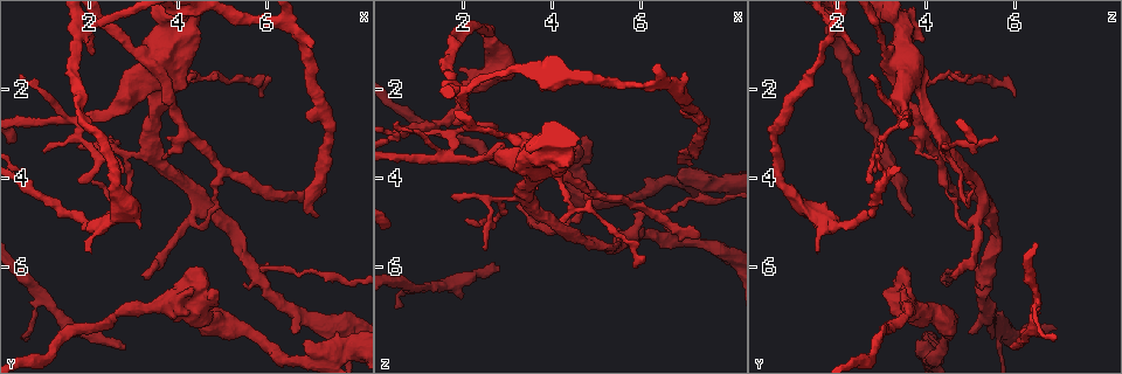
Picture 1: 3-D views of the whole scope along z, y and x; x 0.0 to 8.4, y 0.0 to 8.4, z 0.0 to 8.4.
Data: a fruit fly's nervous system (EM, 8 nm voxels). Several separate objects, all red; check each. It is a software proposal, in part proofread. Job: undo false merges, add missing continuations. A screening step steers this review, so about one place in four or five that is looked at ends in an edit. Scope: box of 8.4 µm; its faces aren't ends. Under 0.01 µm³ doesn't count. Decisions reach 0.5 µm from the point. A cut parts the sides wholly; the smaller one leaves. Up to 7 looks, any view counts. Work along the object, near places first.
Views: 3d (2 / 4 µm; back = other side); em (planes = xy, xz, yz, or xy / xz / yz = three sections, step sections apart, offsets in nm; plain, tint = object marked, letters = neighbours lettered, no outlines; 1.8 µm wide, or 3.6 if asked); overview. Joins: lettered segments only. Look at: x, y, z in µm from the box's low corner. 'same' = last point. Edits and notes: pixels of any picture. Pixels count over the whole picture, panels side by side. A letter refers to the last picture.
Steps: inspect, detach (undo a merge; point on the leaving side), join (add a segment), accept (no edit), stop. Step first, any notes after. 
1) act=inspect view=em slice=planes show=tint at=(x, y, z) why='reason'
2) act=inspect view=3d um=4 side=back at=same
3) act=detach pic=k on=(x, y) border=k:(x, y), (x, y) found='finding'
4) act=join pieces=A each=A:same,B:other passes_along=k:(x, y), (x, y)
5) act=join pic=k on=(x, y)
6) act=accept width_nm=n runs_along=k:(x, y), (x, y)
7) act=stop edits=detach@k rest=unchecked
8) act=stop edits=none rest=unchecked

act=inspect view=em slice=xy step=16 show=letters at=(2.05, 5.70, 1.60) why='branch stops here'

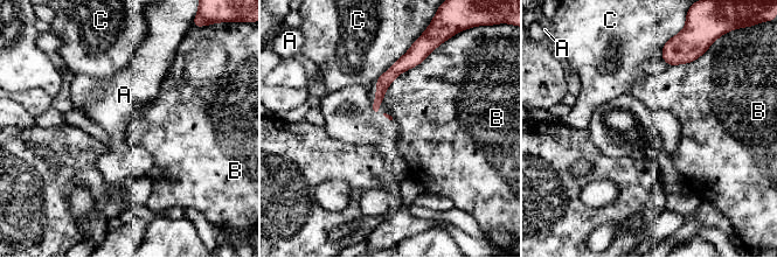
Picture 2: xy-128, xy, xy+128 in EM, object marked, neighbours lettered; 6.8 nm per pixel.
act=inspect view=em slice=planes show=letters at=same

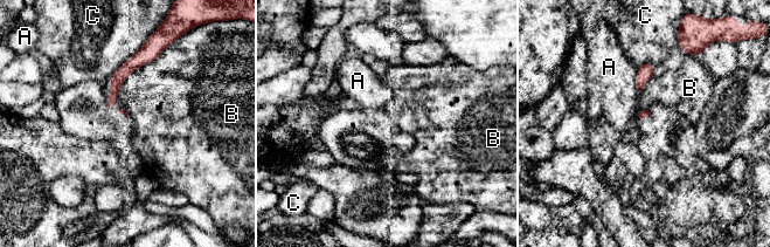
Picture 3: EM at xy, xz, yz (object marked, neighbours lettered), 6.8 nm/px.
act=accept each=A:other,B:other,C:other border=3:(162, 50), (127, 76), (118, 97) found='none of them fits'

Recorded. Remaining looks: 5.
act=inspect view=em slice=yz step=16 show=letters at=(3.40, 6.25, 4.55) why='free end'

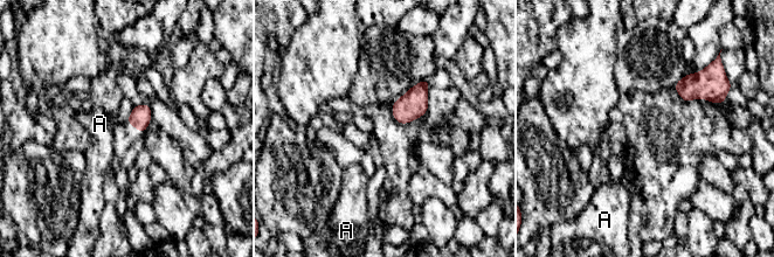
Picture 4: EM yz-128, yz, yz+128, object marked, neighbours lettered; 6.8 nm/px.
act=accept each=A:other border=4:(135, 105), (125, 120) found='none of them fits'

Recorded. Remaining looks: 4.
act=inspect view=3d um=4 at=(1.70, 2.65, 3.55) why='sharp bend'

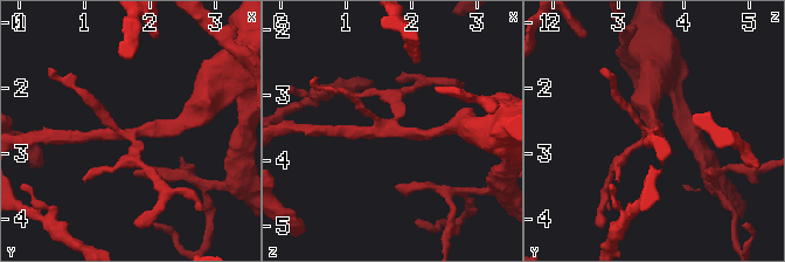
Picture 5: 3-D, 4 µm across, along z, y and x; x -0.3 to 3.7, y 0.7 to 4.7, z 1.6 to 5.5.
act=inspect view=em slice=planes show=tint at=(1.75, 2.70, 3.50) arms=4

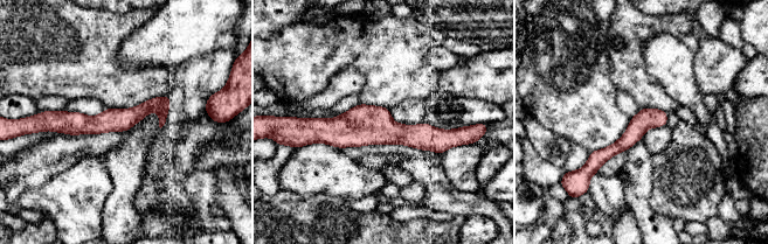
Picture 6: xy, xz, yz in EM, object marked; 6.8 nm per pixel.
act=inspect view=em slice=planes show=letters at=same why='see the neighbours'

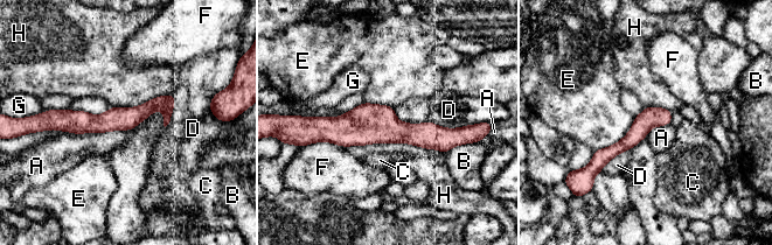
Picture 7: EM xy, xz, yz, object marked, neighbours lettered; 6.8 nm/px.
act=accept width_nm=140 each=A:other,B:other,C:other,D:other,E:other,F:other,G:other,H:other runs_along=7:(318, 127), (457, 134) found='all the same neuron'

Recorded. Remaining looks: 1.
act=stop edits=none rest=unchecked

